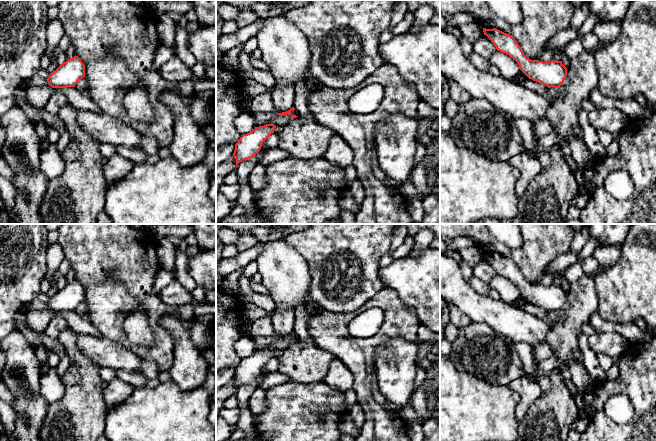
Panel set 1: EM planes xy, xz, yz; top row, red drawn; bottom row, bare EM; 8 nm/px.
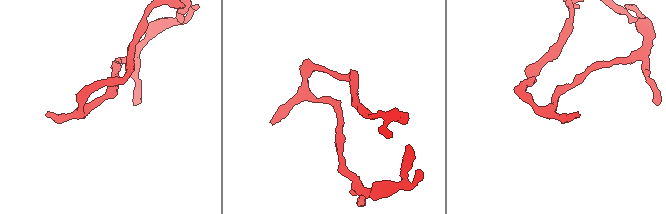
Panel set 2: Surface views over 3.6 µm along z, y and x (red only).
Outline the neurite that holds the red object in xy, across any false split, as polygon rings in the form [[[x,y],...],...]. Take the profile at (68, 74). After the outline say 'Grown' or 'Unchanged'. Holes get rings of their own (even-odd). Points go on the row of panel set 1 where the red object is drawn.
[[[78,56],[68,59],[66,62],[50,73],[46,79],[53,88],[75,87],[79,80],[85,77],[85,65]]]. Unchanged

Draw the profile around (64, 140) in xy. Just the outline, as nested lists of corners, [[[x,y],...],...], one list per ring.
[[[67,132],[61,133],[61,136],[56,144],[57,150],[62,153],[70,143],[70,136]]]

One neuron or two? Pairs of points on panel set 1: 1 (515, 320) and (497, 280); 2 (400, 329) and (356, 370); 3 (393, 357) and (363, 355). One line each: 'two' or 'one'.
1: two
2: one
3: two

